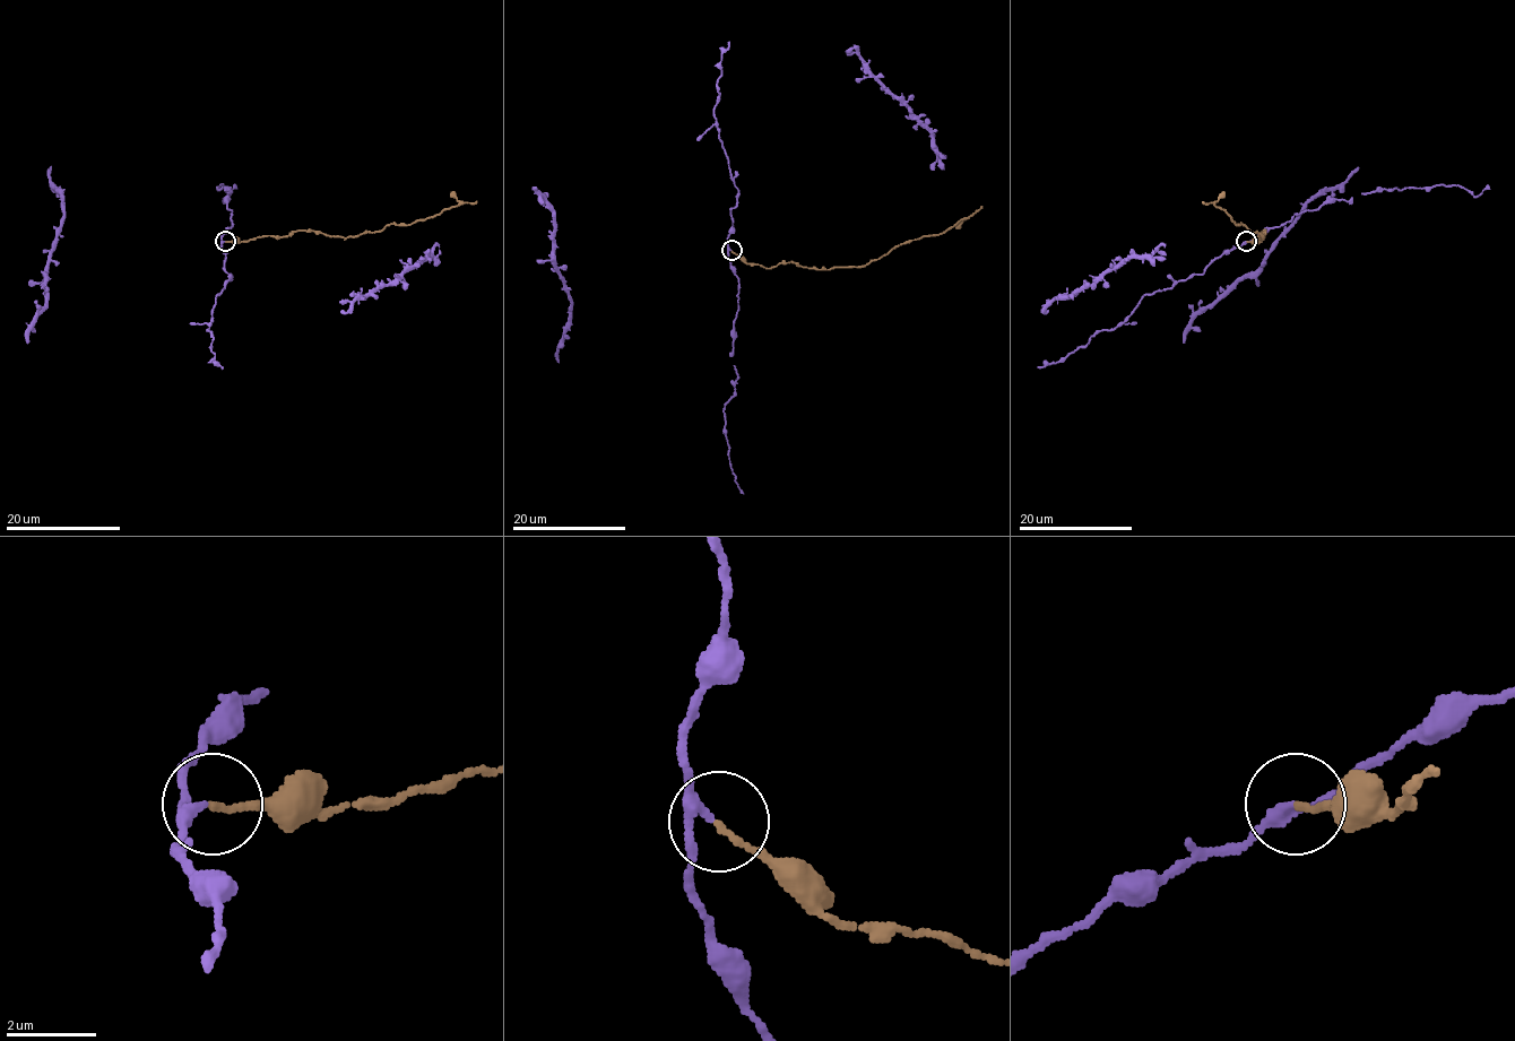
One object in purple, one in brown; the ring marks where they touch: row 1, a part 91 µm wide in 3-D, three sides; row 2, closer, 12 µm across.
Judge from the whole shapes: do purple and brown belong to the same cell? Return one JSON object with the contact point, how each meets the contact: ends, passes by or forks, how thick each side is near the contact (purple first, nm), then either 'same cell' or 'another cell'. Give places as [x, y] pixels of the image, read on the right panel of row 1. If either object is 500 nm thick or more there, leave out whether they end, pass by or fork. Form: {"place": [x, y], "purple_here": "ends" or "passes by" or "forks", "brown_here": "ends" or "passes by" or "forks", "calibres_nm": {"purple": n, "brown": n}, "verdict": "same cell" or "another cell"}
{"place": [1246, 241], "purple_here": "passes by", "brown_here": "ends", "calibres_nm": {"purple": 200, "brown": 130}, "verdict": "same cell"}

